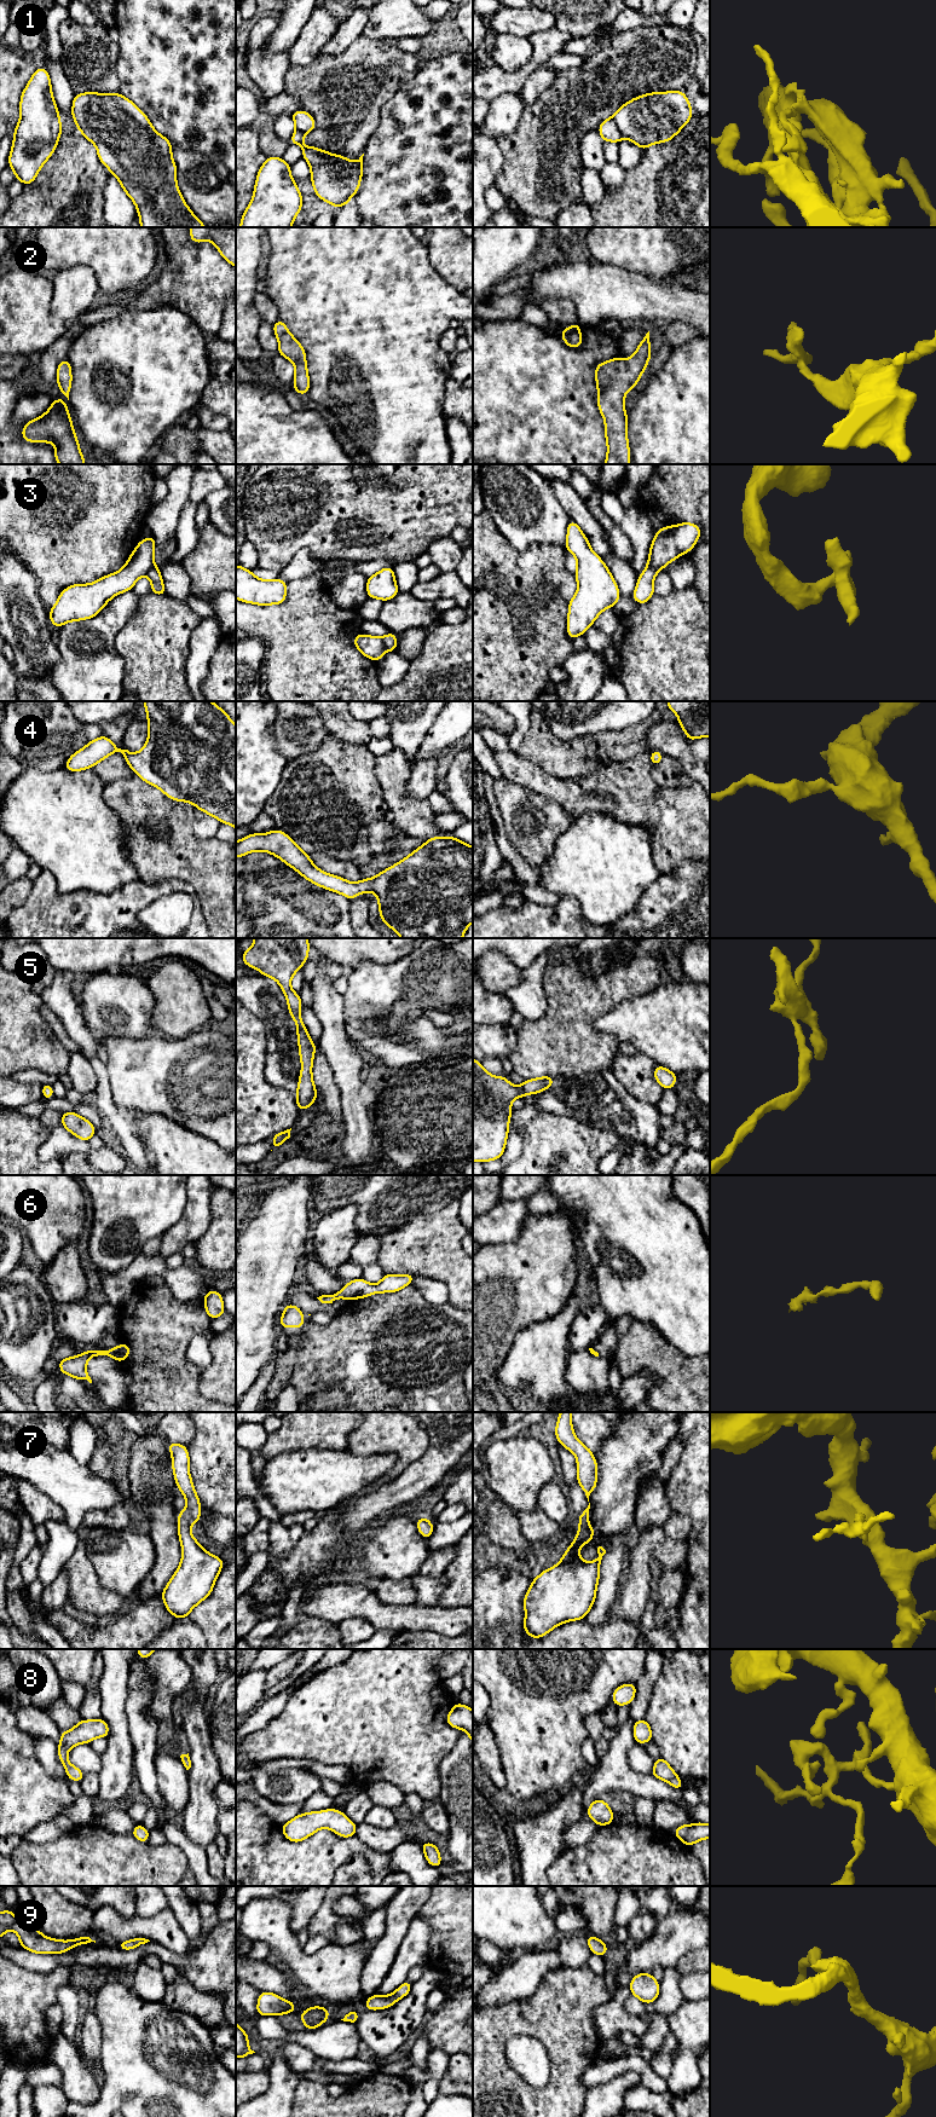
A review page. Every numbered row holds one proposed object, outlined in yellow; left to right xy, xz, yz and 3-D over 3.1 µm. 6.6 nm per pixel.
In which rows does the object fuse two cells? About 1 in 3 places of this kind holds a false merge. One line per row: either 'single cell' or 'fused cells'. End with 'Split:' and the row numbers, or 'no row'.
1: single cell
2: single cell
3: fused cells
4: single cell
5: single cell
6: single cell
7: single cell
8: single cell
9: single cell
Split: 3

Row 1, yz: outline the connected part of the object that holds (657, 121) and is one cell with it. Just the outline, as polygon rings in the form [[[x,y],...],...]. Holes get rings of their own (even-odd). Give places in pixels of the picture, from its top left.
[[[682,91],[654,92],[623,104],[599,127],[602,141],[628,138],[641,150],[671,140],[689,122],[693,111]]]

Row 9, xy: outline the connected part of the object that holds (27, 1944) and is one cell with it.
[[[10,1909],[0,1911],[0,1938],[8,1930],[13,1930],[18,1934],[21,1947],[35,1954],[62,1954],[81,1944],[96,1943],[89,1937],[70,1940],[45,1937],[29,1920],[18,1919]]]

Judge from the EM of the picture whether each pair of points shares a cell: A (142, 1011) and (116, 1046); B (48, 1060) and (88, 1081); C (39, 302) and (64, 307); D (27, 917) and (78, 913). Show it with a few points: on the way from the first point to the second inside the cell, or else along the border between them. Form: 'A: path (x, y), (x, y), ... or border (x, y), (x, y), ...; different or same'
A: border (146, 1035), (139, 1039), (104, 1037); different
B: border (70, 1054), (65, 1071); different
C: border (51, 279), (52, 300), (50, 312), (68, 324); different
D: path (39, 917), (65, 917); same

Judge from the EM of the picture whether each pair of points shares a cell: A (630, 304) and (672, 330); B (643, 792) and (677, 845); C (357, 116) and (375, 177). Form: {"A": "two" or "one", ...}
{"A": "two", "B": "one", "C": "two"}

